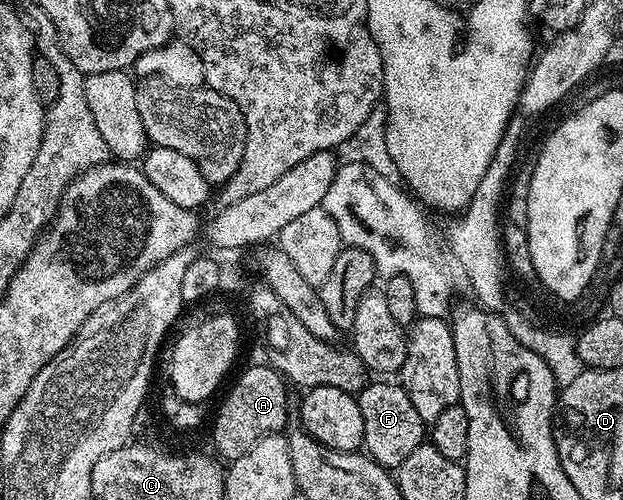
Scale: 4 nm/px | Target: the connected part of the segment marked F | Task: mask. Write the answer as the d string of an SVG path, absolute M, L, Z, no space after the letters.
M373 380L360 390L356 402L362 411L363 448L367 456L384 466L385 469L389 471L399 469L406 455L414 451L414 447L425 444L426 423L422 415L418 415L414 403L410 403L410 395L404 390L403 385L395 380Z

